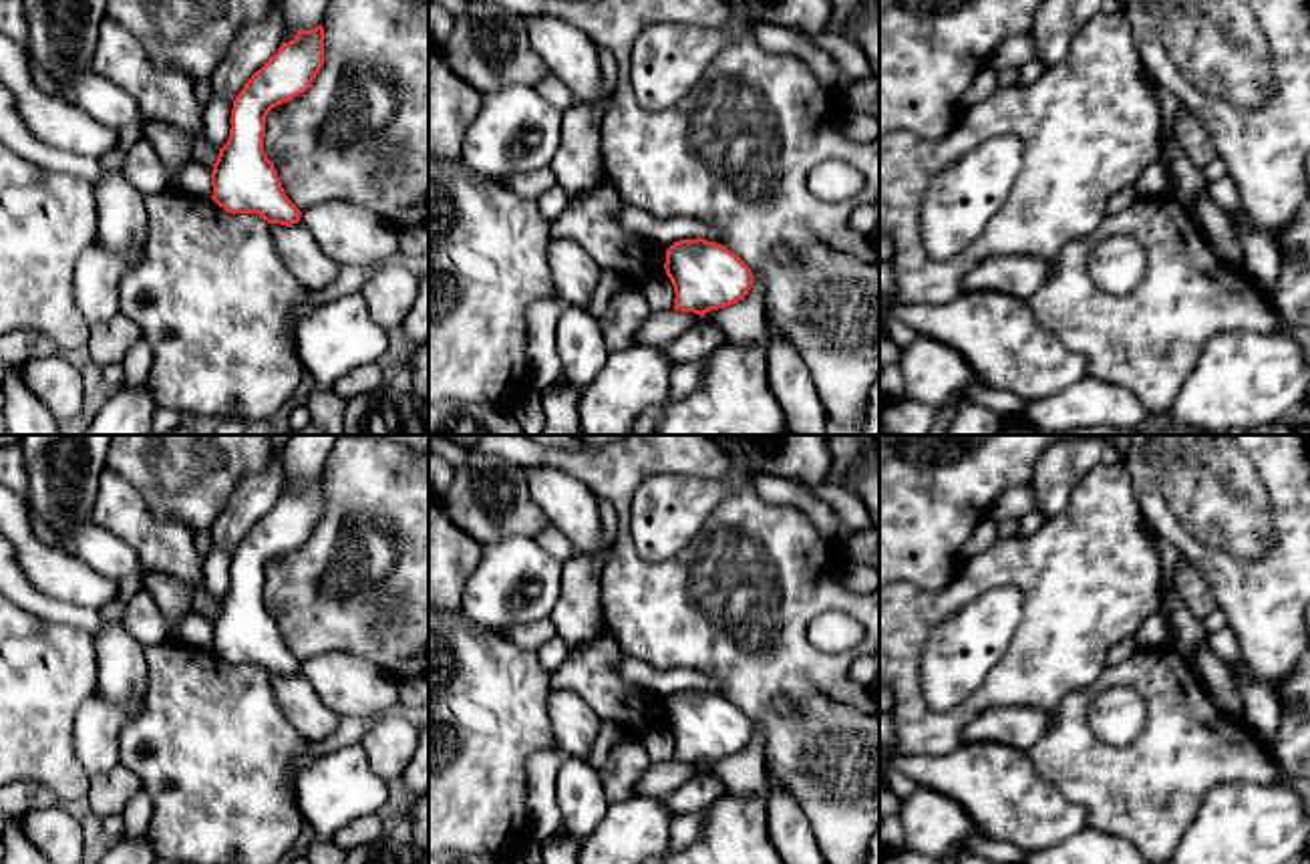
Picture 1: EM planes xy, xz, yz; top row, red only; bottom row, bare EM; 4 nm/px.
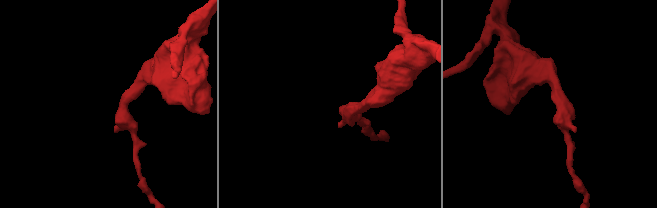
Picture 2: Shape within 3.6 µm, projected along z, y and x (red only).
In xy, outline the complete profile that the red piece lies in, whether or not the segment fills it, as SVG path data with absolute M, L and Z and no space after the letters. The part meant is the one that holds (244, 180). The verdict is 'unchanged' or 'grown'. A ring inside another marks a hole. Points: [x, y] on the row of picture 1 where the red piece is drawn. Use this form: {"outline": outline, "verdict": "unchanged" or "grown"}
{"outline": "M324 28L300 30L252 75L233 101L227 143L213 163L211 199L229 213L258 213L292 226L302 211L288 199L264 151L268 113L306 93L324 64Z", "verdict": "unchanged"}

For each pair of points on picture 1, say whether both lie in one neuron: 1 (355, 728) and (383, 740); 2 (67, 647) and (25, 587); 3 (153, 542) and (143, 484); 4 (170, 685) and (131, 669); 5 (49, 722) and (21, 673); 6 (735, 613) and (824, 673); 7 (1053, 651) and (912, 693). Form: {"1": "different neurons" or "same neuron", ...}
{"1": "different neurons", "2": "different neurons", "3": "different neurons", "4": "different neurons", "5": "same neuron", "6": "same neuron", "7": "same neuron"}

